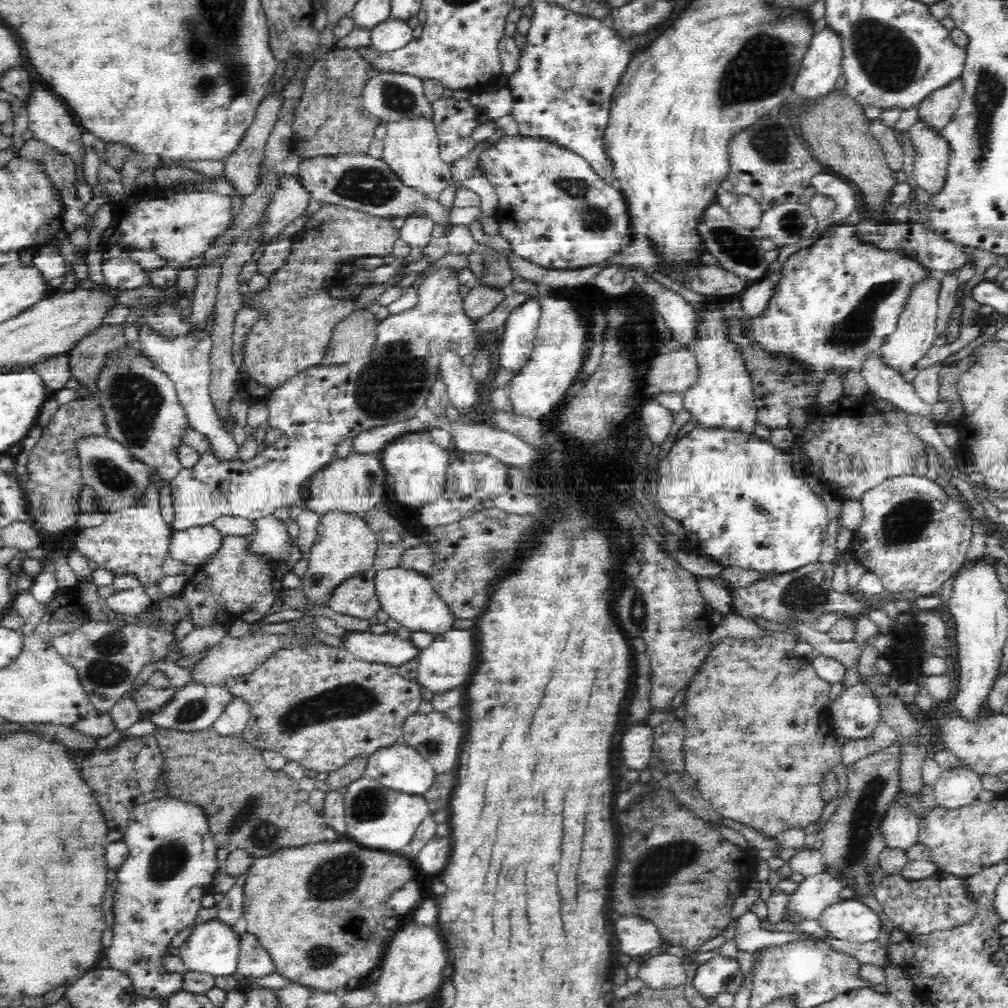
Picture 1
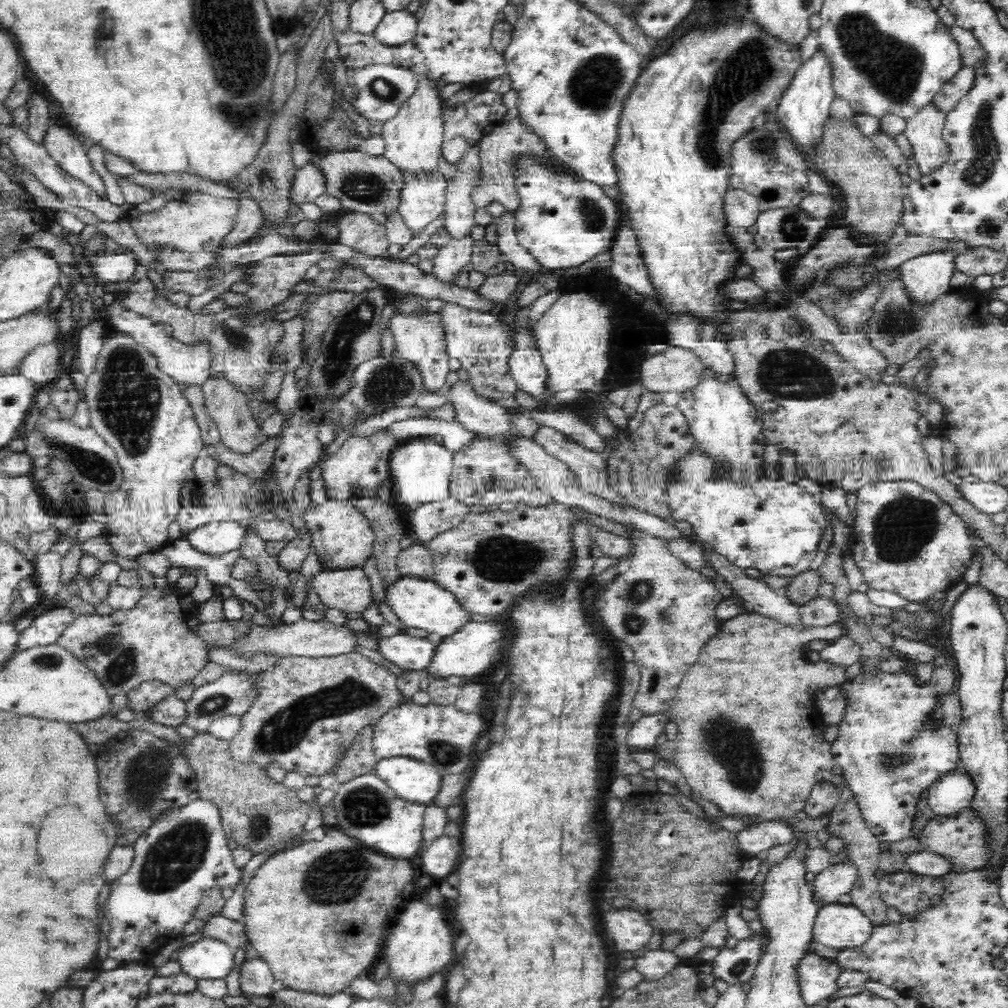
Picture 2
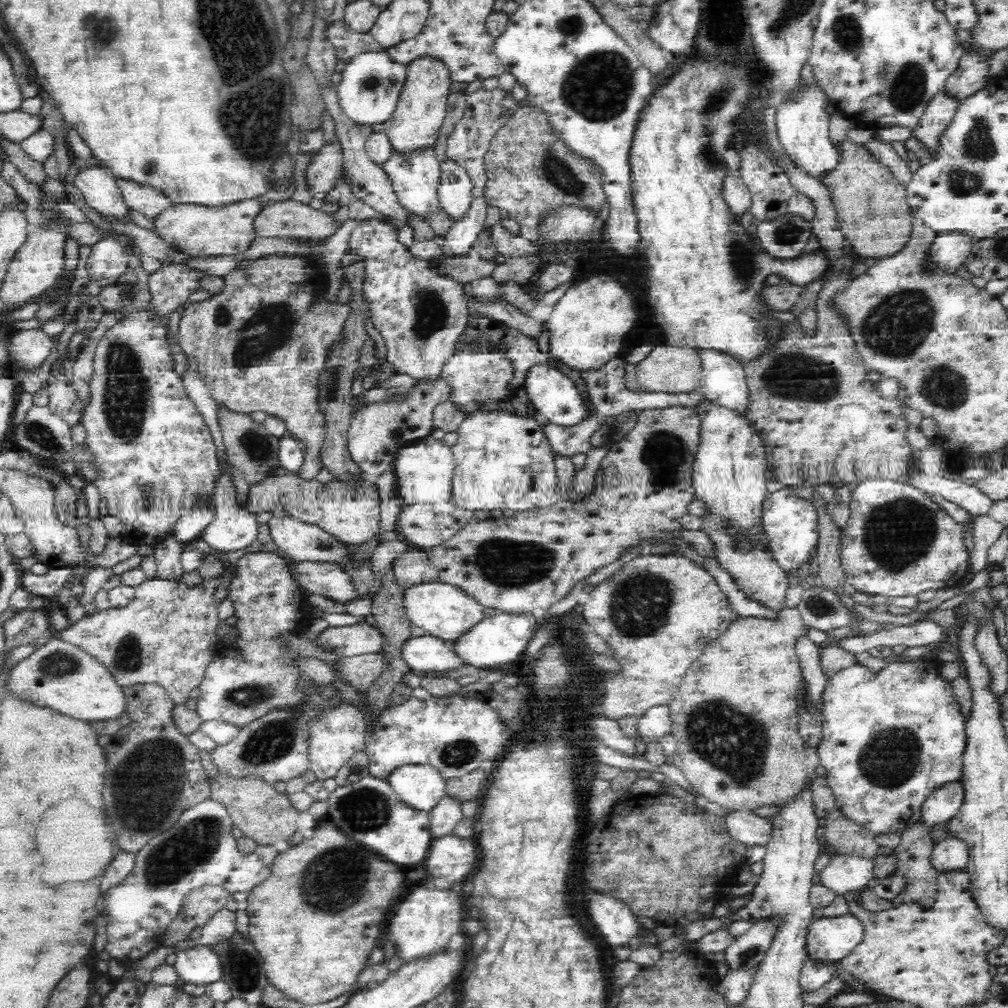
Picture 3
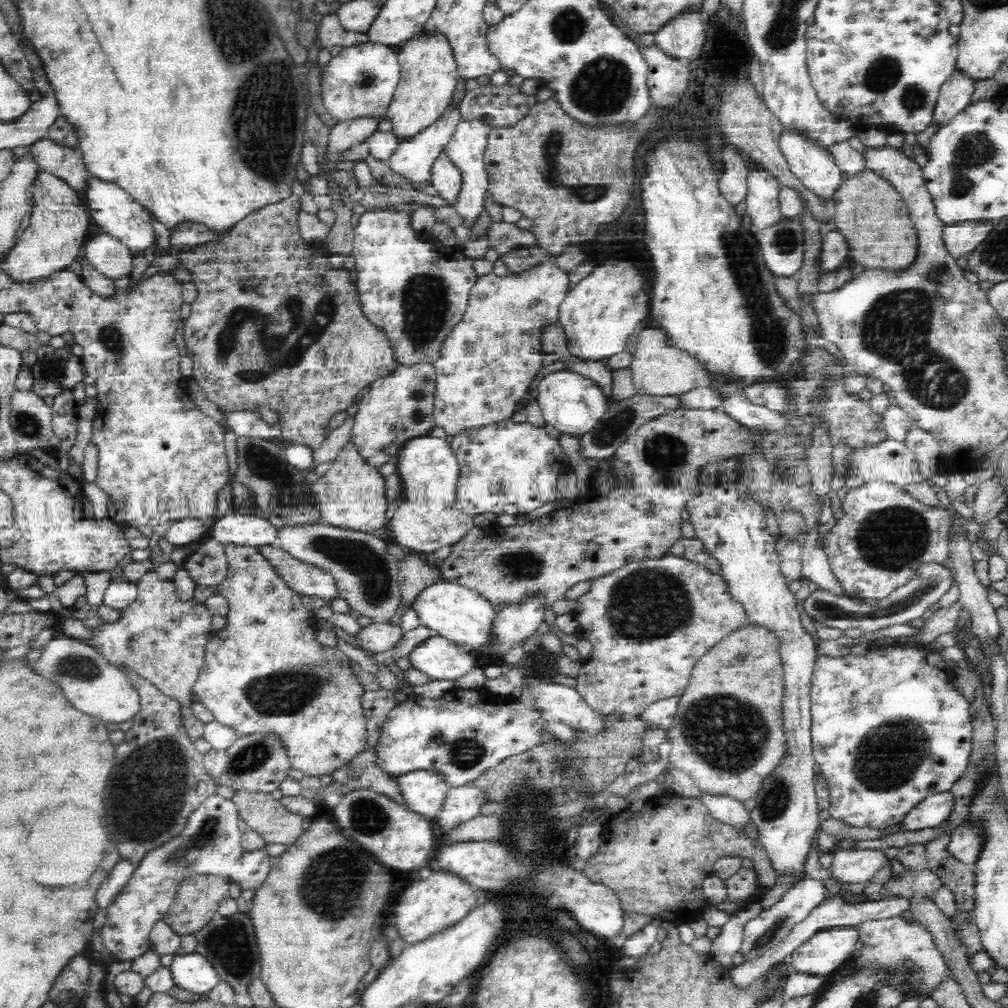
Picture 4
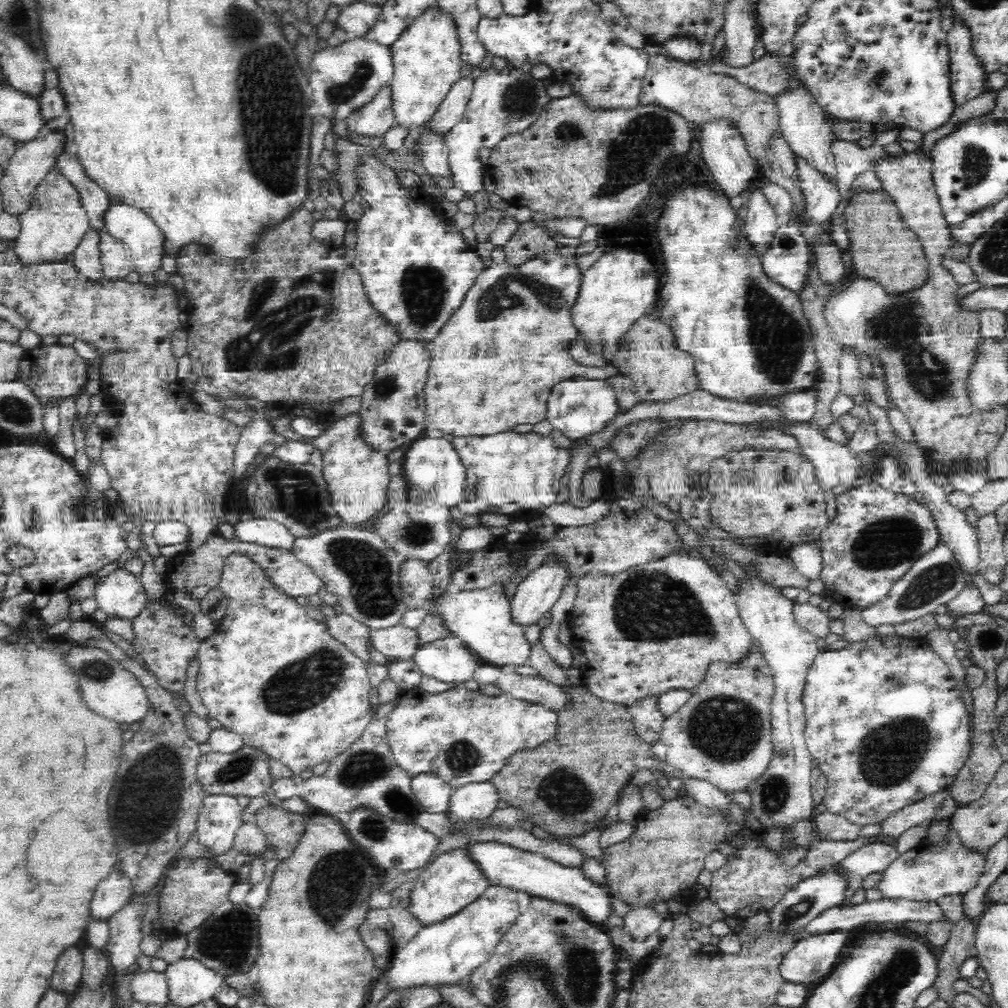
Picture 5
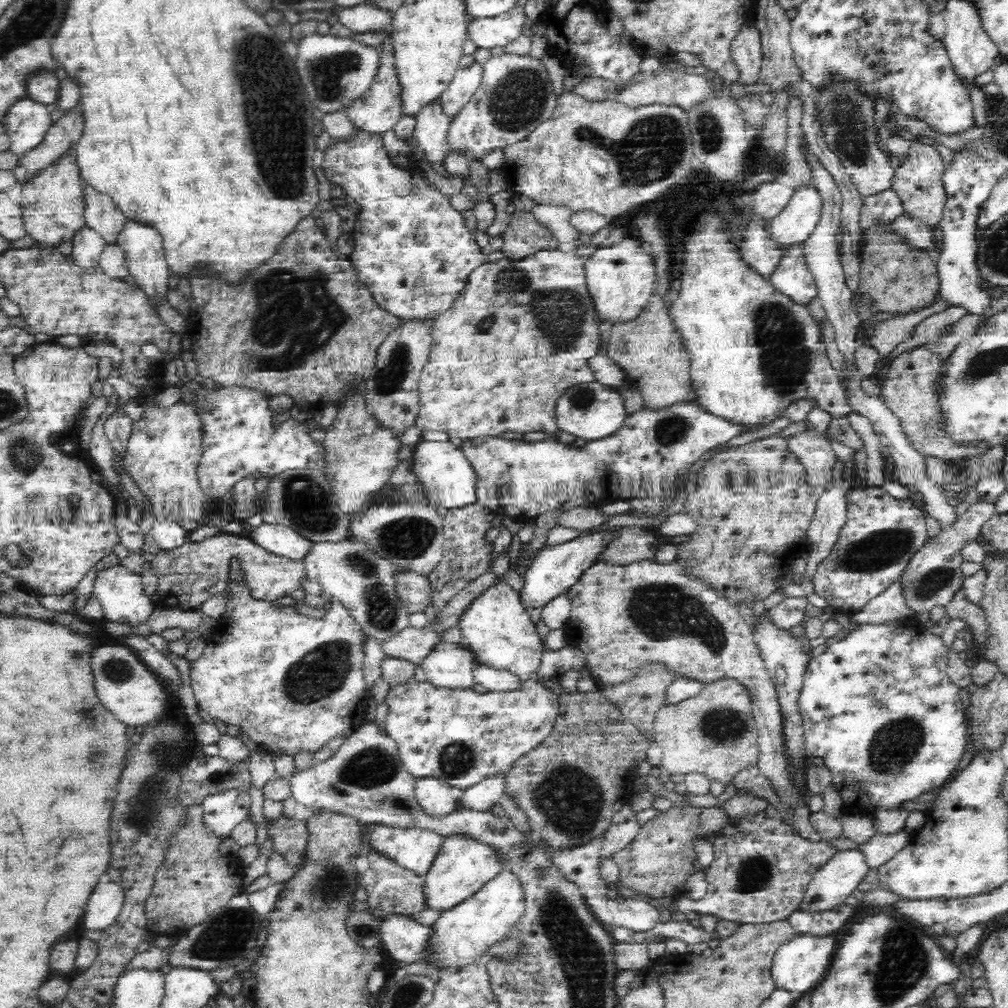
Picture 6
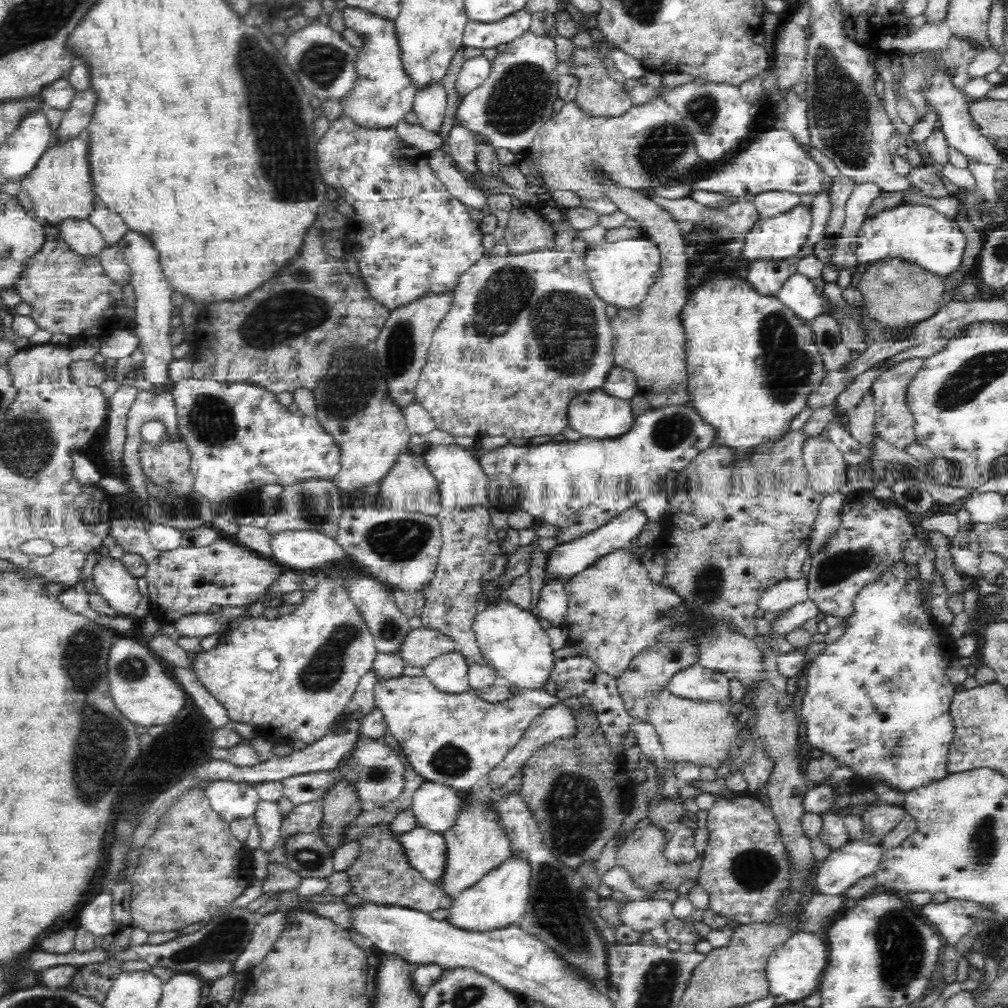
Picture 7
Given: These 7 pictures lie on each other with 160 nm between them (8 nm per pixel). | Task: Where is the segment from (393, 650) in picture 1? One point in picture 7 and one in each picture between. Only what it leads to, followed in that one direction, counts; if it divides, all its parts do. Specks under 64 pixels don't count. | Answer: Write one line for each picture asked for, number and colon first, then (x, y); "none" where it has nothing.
2: (408, 652)
3: (429, 654)
4: (438, 658)
5: (447, 660)
6: (449, 666)
7: (448, 673)

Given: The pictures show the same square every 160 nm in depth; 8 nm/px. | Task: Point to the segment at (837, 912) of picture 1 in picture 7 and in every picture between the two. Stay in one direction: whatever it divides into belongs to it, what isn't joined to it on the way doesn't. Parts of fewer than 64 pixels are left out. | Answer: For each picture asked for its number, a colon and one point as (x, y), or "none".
2: (839, 927)
3: (827, 941)
4: (821, 955)
5: (812, 958)
6: (799, 965)
7: (794, 970)

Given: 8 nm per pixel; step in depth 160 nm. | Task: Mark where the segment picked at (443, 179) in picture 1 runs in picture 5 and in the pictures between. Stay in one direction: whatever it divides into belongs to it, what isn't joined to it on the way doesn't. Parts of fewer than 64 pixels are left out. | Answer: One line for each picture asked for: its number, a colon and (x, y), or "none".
2: (413, 138)
3: (420, 110)
4: (429, 73)
5: (426, 56)

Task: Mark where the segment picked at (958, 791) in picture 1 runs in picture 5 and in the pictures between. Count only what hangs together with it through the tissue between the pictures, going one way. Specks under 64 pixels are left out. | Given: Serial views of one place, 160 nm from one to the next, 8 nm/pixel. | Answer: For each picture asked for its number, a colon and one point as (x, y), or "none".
2: (947, 796)
3: (941, 806)
4: (932, 811)
5: (894, 825)

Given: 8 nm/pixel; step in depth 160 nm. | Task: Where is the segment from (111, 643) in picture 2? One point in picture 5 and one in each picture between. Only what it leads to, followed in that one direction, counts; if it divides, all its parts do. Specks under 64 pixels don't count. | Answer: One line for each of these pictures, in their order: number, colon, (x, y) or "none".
3: (165, 635)
4: (163, 639)
5: (166, 644)

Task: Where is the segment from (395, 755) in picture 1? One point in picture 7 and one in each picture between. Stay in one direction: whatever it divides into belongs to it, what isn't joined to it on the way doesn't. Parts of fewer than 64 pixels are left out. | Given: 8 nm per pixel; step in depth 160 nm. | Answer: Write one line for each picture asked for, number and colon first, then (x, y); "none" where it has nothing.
2: (414, 781)
3: (421, 787)
4: (424, 792)
5: (433, 793)
6: (434, 797)
7: (436, 806)

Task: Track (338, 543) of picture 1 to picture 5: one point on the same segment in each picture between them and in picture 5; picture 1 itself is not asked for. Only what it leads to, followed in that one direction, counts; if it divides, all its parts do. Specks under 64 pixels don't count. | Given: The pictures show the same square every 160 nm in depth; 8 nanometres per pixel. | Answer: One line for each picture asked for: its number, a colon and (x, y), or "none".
2: (342, 537)
3: (349, 509)
4: (352, 494)
5: (357, 474)

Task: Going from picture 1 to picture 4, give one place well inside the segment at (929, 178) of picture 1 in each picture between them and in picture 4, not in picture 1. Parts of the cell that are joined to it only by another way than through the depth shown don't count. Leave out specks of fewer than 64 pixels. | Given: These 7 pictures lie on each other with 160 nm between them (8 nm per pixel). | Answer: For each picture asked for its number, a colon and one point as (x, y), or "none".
2: (924, 130)
3: (940, 111)
4: (954, 97)

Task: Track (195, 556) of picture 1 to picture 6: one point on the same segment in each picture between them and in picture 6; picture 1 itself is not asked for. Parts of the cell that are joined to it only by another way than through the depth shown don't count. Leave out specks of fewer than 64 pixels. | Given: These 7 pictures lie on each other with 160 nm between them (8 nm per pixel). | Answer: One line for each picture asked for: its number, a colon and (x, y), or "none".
2: (216, 538)
3: (233, 528)
4: (245, 530)
5: (265, 532)
6: (279, 540)

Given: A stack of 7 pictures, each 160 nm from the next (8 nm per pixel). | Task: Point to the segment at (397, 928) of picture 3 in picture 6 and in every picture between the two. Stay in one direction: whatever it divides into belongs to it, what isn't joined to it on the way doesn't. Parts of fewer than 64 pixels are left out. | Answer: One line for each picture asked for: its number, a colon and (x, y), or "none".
4: (441, 899)
5: (451, 880)
6: (463, 864)

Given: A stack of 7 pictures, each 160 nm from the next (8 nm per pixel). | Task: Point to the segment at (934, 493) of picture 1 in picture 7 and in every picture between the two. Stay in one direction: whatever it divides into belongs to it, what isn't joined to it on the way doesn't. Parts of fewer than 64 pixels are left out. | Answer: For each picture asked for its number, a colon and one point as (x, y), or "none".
2: (905, 539)
3: (897, 542)
4: (884, 534)
5: (876, 535)
6: (881, 534)
7: (871, 536)

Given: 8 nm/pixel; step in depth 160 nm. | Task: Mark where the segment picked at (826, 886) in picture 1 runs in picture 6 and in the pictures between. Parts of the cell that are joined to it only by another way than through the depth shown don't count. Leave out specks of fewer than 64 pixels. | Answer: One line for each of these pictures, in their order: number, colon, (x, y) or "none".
2: (838, 879)
3: (843, 873)
4: (848, 866)
5: (874, 857)
6: (880, 848)

